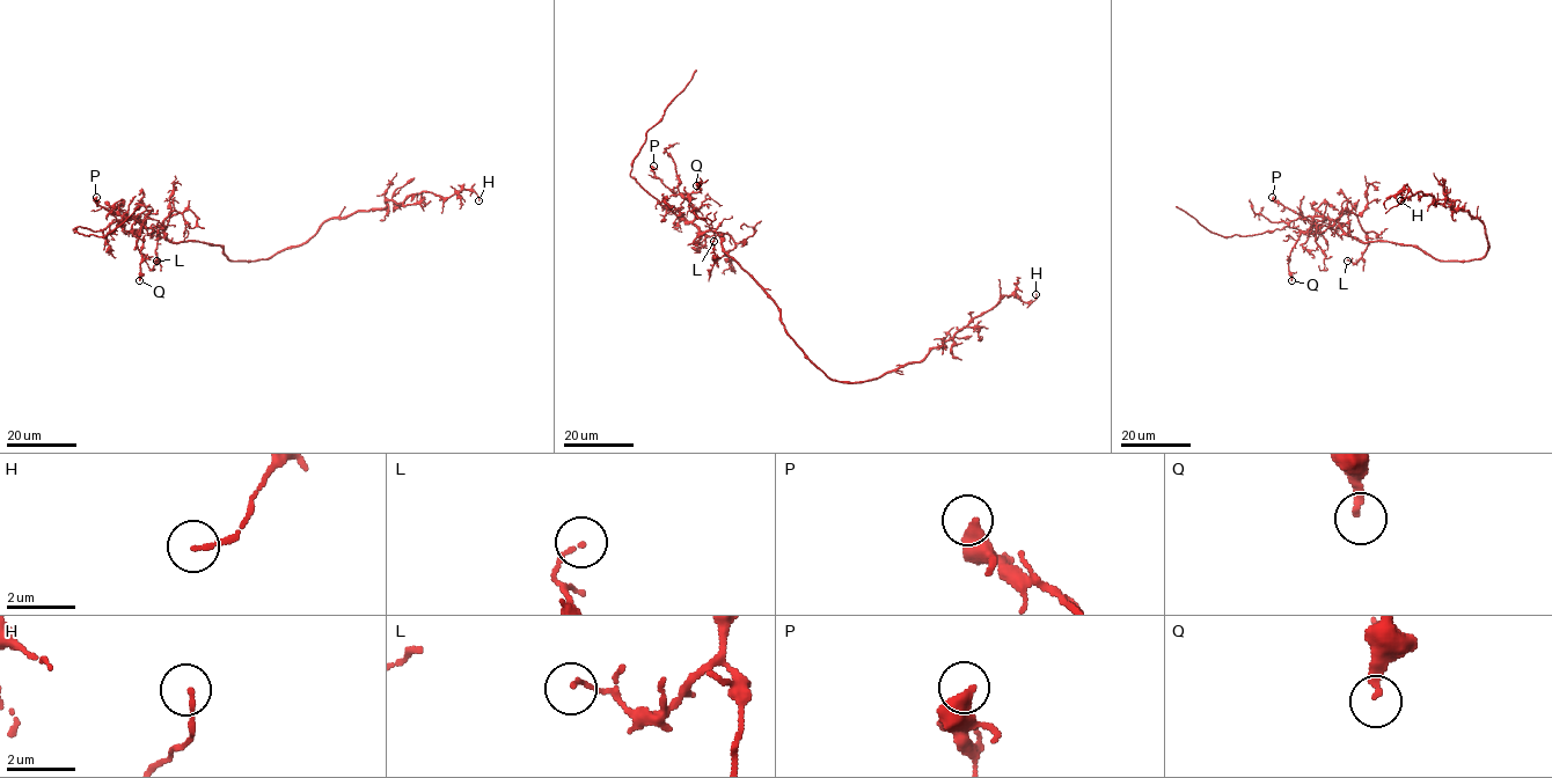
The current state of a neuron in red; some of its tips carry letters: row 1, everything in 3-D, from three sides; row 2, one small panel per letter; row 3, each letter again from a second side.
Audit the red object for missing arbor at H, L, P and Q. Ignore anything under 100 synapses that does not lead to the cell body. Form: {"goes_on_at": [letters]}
{"goes_on_at": []}

